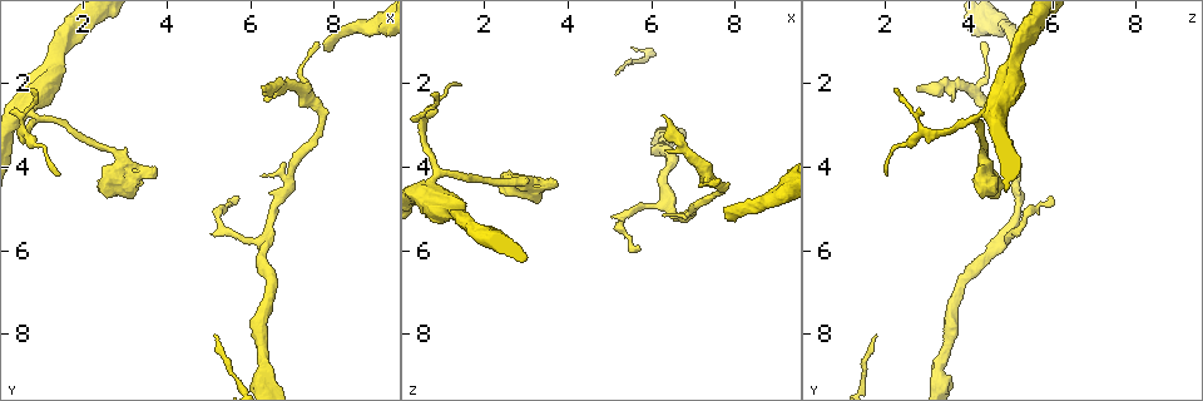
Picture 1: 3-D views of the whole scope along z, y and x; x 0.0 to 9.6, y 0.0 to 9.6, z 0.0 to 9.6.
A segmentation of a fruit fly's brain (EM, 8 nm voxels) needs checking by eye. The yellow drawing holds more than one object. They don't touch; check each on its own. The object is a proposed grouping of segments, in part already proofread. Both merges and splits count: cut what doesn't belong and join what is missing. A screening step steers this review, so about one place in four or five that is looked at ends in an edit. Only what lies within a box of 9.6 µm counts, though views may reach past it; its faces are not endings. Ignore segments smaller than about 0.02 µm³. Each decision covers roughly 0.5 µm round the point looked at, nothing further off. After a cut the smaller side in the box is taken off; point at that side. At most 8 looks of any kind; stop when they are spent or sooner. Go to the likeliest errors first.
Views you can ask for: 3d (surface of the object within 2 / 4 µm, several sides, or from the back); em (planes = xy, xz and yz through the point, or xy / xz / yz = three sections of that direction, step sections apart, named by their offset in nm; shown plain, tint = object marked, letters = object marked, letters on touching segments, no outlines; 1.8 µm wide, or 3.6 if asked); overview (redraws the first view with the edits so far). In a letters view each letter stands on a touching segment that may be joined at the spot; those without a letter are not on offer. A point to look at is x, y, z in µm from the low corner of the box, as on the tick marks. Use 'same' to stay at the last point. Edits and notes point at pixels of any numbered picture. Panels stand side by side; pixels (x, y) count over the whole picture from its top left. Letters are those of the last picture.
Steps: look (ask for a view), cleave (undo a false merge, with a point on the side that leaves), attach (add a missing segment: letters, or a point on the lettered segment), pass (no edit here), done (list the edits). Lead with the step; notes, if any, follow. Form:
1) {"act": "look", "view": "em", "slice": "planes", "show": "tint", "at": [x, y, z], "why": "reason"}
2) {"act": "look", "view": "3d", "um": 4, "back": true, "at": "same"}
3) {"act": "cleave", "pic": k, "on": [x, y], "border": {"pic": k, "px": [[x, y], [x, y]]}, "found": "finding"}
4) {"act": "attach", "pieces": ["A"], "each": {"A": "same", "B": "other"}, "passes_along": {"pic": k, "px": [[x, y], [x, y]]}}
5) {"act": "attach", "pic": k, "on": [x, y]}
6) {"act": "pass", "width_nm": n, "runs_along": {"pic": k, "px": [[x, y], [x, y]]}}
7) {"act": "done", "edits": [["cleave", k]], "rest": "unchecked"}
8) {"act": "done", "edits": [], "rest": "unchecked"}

{"act": "look", "view": "3d", "um": 4, "at": [7.75, 1.20, 5.25]}

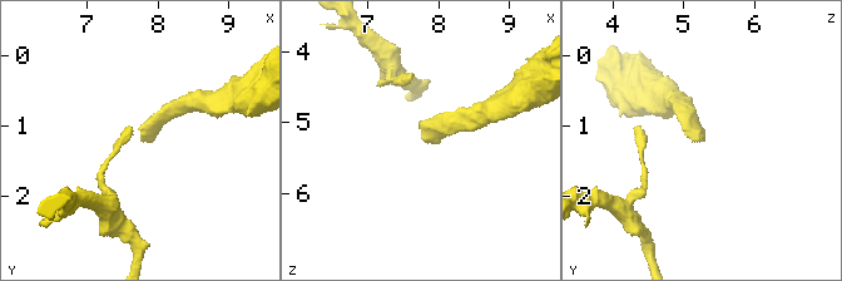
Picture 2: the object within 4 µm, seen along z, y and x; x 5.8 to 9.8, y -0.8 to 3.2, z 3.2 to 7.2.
{"act": "look", "view": "em", "um": 3.6, "slice": "xy", "step": 8, "show": "tint", "at": [7.75, 1.25, 5.20]}

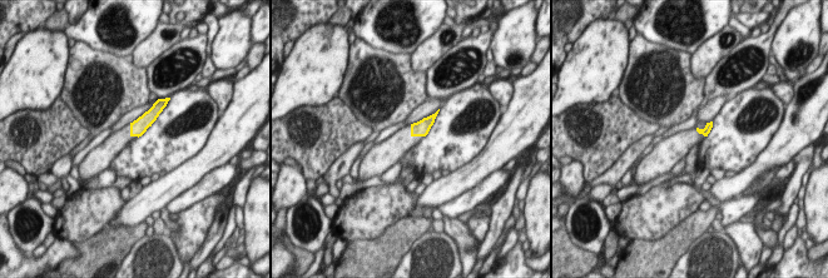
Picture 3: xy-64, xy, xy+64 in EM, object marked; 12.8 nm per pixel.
{"act": "look", "view": "em", "um": 3.6, "slice": "planes", "show": "letters", "at": "same"}

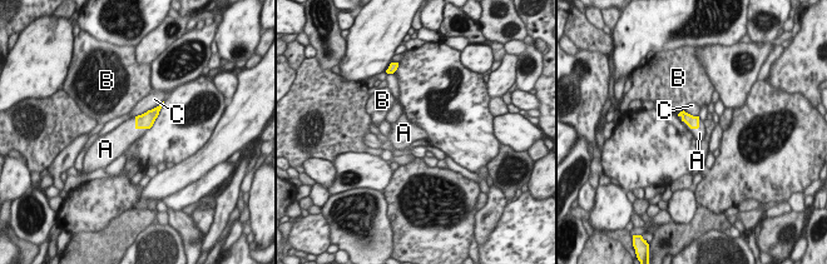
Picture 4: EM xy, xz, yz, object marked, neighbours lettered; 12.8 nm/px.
{"act": "attach", "pic": 4, "on": [699, 133], "width_nm": 160, "each": {"A": "same", "B": "other", "C": "other"}, "found": "it goes on there"}

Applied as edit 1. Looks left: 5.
{"act": "look", "view": "3d", "um": 2, "at": [6.30, 4.20, 5.10], "why": "free end"}

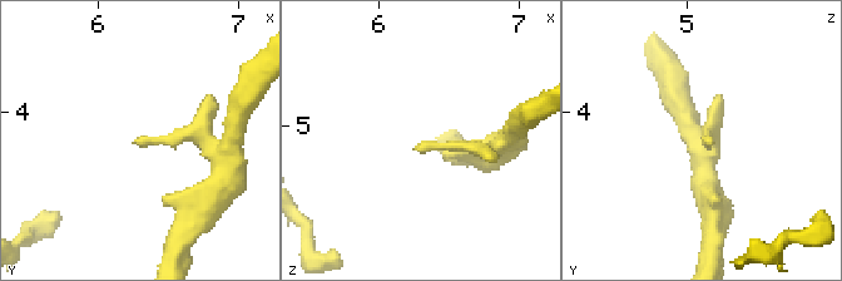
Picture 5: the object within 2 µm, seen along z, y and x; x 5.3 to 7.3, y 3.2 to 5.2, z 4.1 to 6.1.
{"act": "look", "view": "em", "slice": "xy", "step": 4, "show": "tint", "at": [6.28, 4.20, 5.16], "why": "now the EM"}

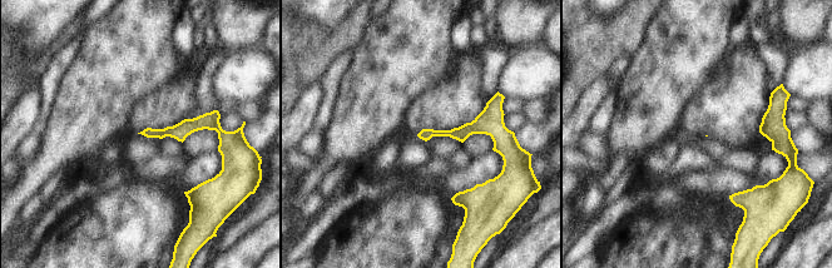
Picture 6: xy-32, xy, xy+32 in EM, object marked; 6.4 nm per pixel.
{"act": "look", "view": "em", "slice": "planes", "show": "letters", "at": "same", "why": "another direction"}

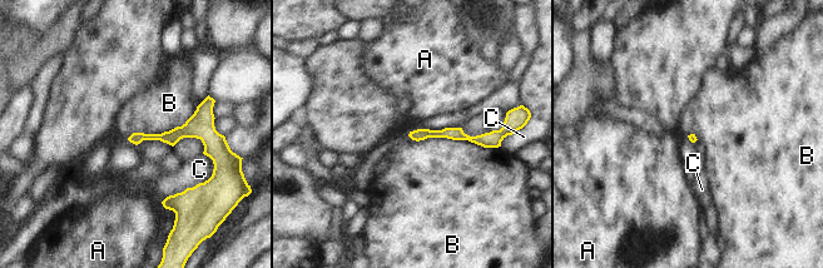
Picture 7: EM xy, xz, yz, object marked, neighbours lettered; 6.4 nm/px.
{"act": "pass", "each": {"A": "other", "B": "other", "C": "other"}, "border": {"pic": 7, "px": [[407, 134], [499, 147]]}, "found": "none of them fits"}

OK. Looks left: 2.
{"act": "done", "edits": [["attach", 4]], "rest": "unchecked"}

